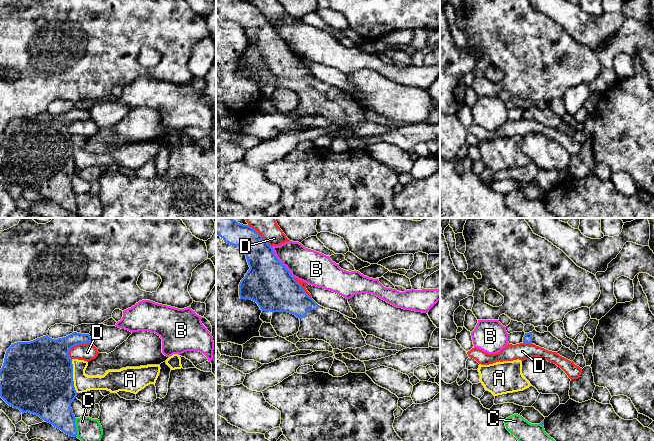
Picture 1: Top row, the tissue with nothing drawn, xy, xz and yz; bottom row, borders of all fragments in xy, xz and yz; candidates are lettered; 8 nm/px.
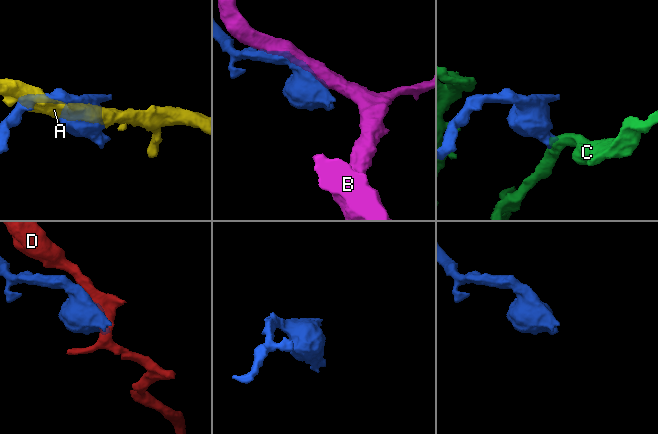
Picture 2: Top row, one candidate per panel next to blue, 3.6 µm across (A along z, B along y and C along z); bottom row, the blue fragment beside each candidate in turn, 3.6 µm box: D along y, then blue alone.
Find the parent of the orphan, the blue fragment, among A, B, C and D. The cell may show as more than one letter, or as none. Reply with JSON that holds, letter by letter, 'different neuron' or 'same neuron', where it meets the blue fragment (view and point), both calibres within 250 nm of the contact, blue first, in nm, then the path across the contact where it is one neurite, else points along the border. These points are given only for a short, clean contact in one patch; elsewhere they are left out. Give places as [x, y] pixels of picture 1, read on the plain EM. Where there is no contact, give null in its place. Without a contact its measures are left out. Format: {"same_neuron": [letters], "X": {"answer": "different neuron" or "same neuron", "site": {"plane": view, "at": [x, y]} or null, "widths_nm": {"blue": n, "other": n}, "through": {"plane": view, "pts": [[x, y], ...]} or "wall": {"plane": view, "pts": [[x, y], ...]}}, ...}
{"same_neuron": [], "A": {"answer": "different neuron", "site": {"plane": "xy", "at": [72, 152]}, "widths_nm": {"blue": 500, "other": 140}}, "B": {"answer": "different neuron", "site": {"plane": "xz", "at": [280, 38]}, "widths_nm": {"blue": 380, "other": 260}}, "C": {"answer": "different neuron", "site": {"plane": "xy", "at": [75, 203]}, "widths_nm": {"blue": 280, "other": 200}, "wall": {"plane": "xy", "pts": [[75, 194], [76, 212]]}}, "D": {"answer": "different neuron", "site": {"plane": "xy", "at": [76, 120]}, "widths_nm": {"blue": 320, "other": 140}}}

